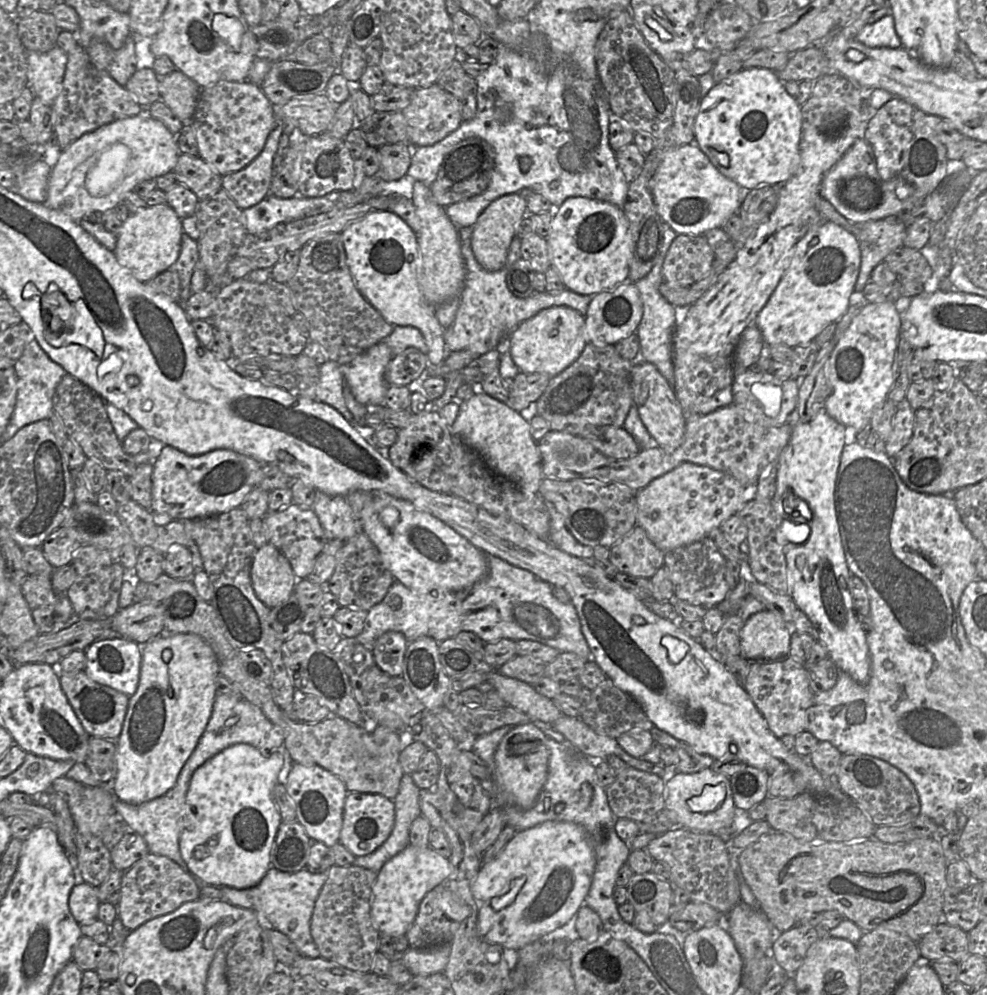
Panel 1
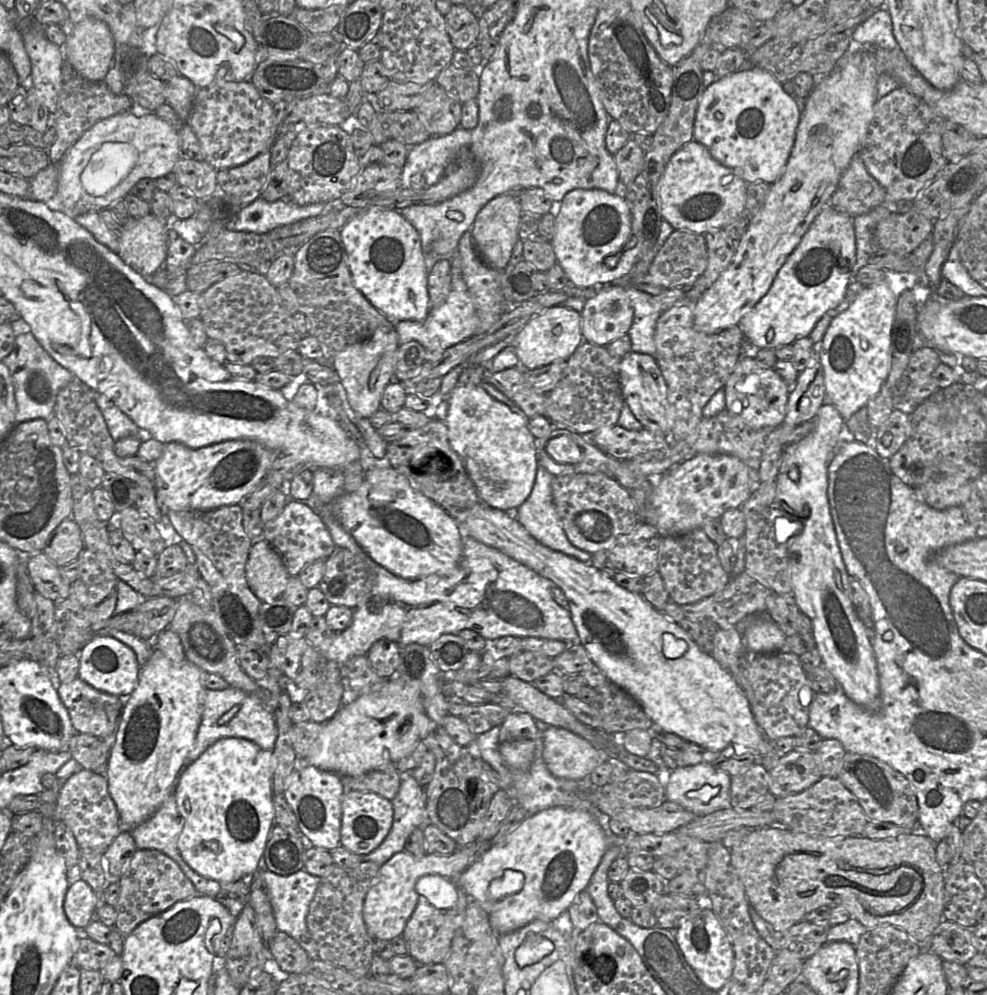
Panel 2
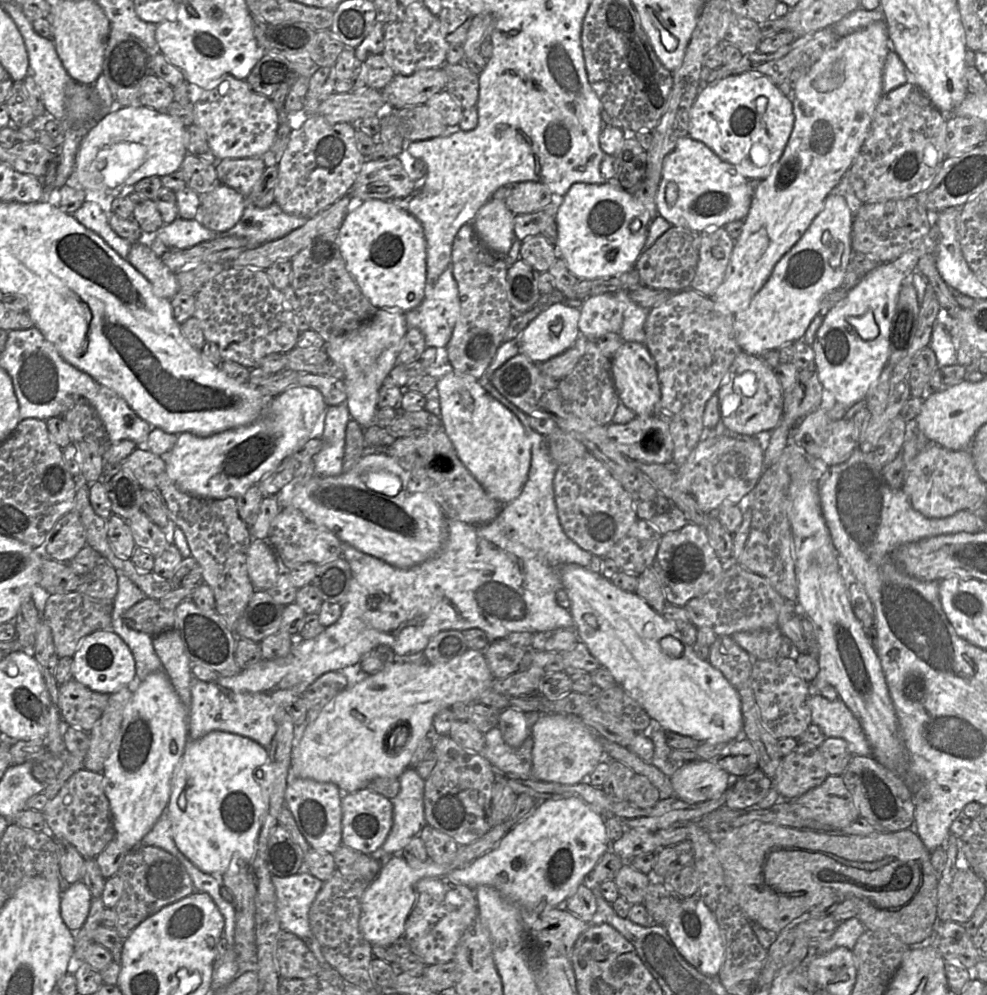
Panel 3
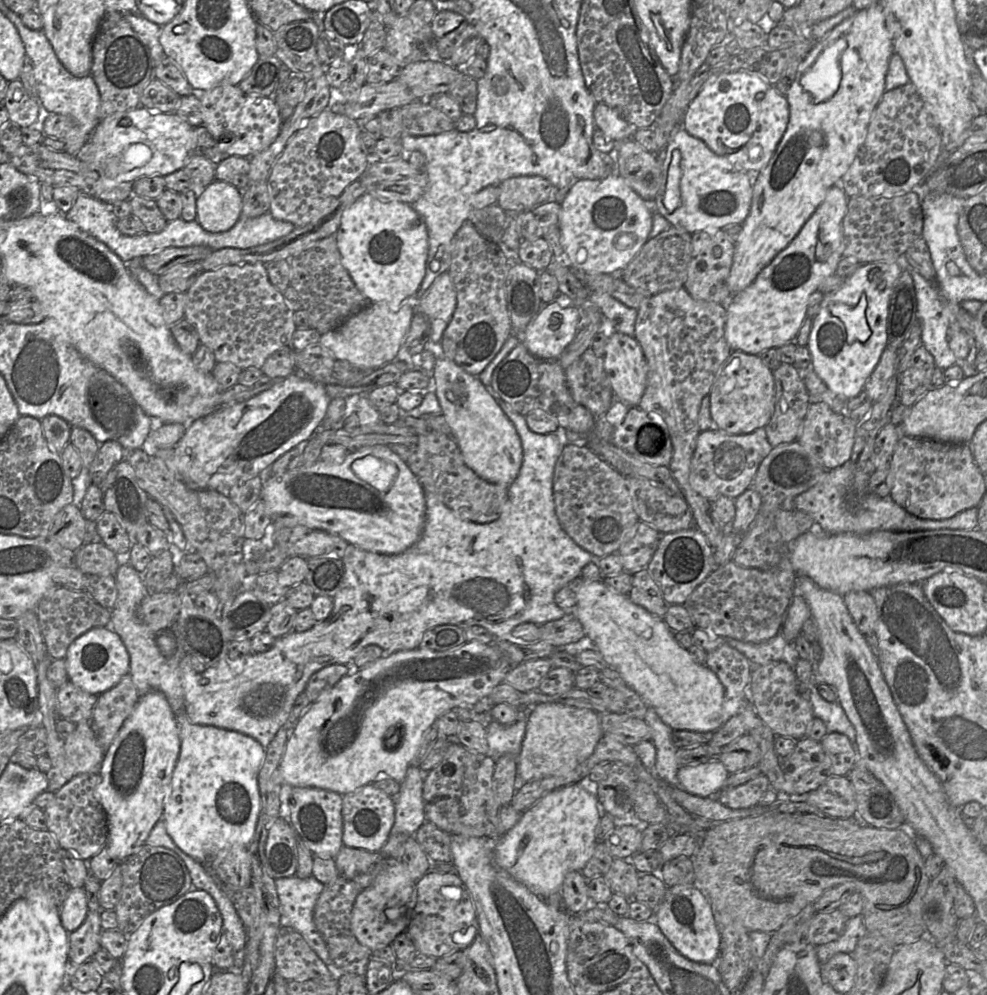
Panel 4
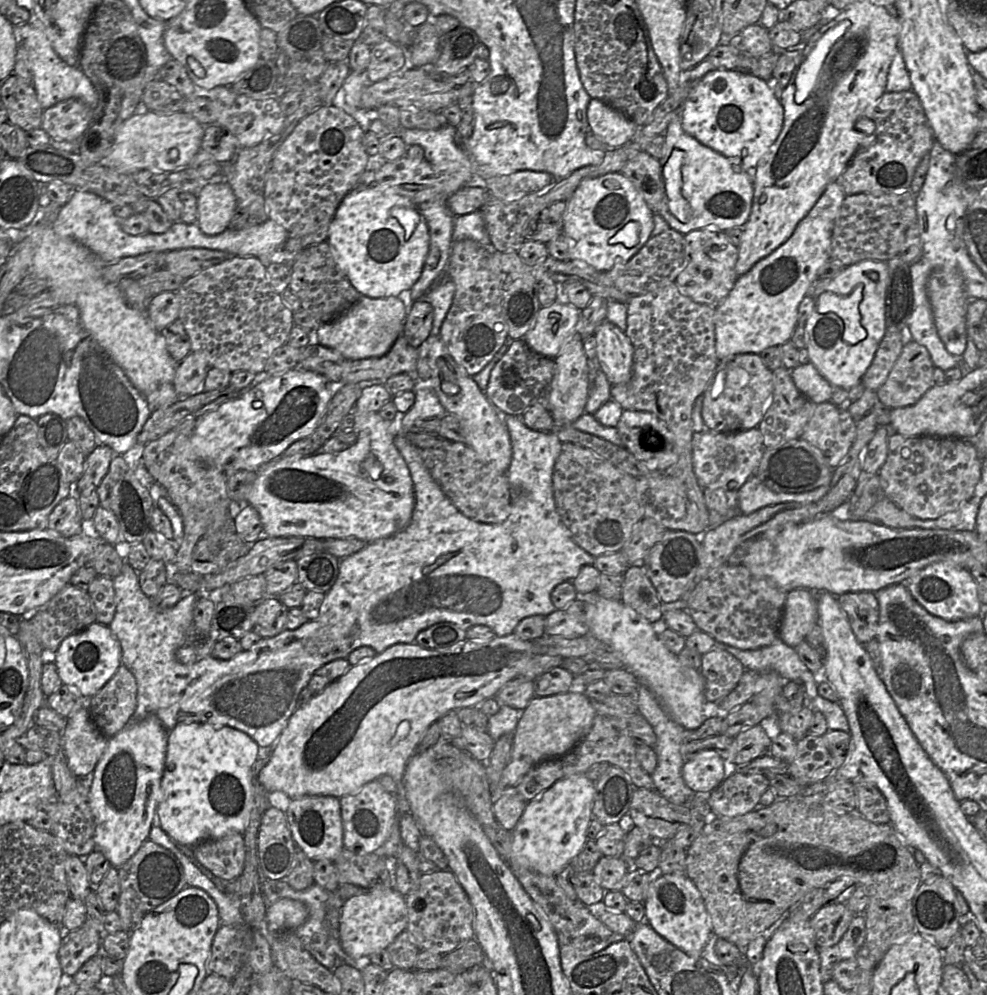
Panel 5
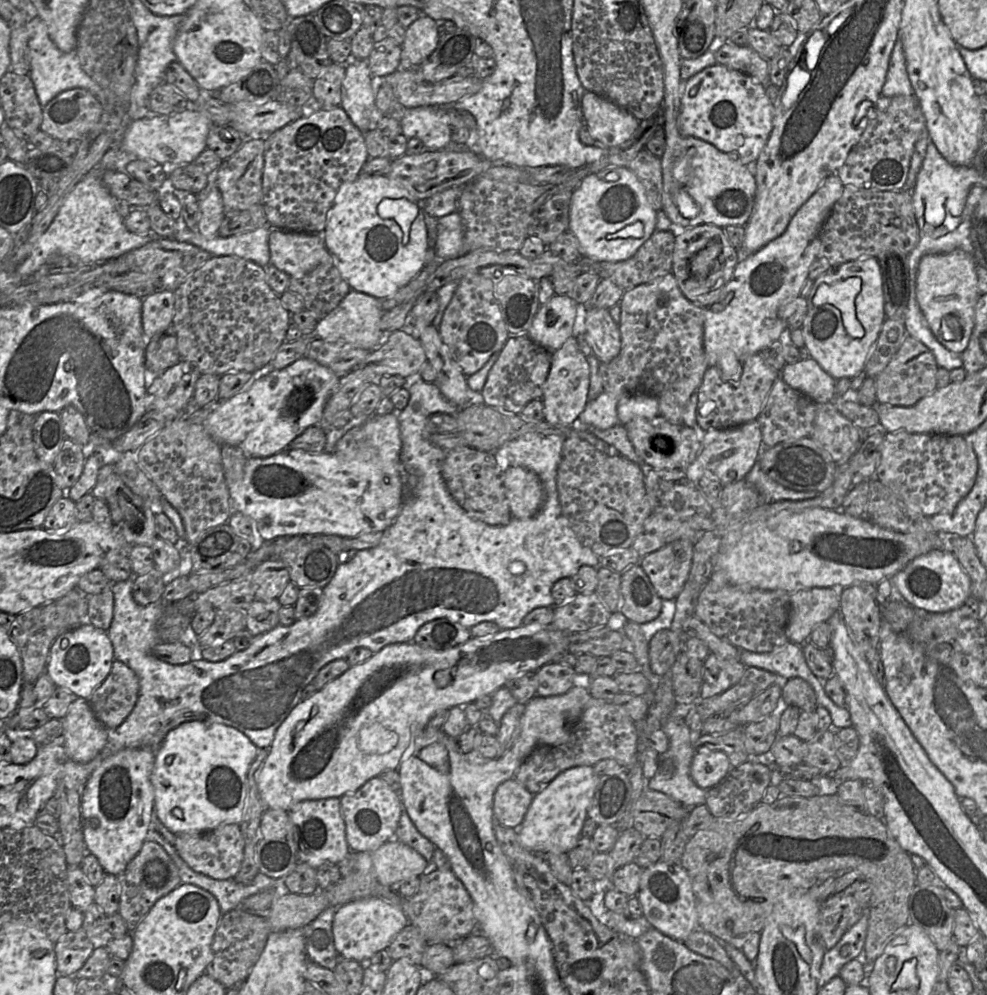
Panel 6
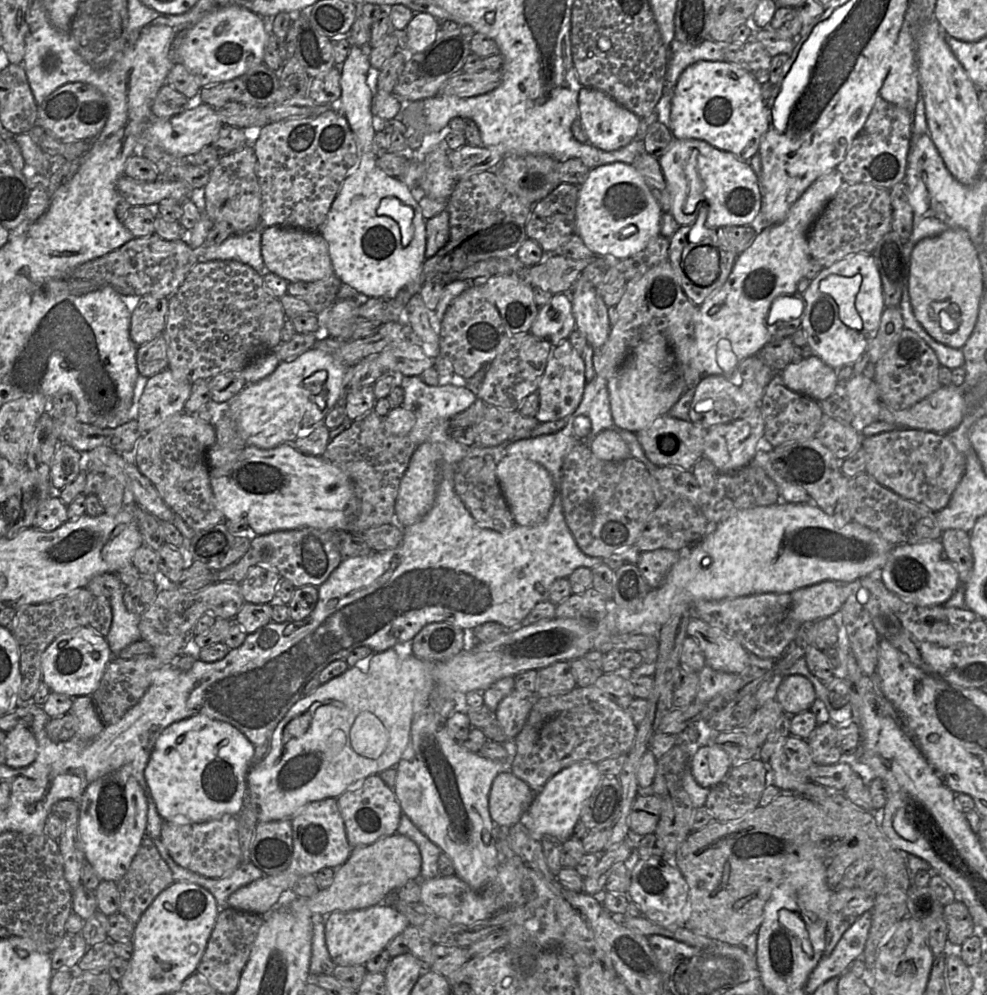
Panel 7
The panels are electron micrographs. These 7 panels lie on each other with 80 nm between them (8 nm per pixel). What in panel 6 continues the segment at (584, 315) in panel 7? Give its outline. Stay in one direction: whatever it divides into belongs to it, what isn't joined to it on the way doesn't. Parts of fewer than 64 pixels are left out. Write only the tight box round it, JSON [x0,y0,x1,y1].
[585,306,621,362]

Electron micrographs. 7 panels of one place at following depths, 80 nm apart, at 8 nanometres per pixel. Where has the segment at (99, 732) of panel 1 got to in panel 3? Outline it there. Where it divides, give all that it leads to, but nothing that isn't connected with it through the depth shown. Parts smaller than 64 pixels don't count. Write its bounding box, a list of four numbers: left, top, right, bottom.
[58,679,109,733]

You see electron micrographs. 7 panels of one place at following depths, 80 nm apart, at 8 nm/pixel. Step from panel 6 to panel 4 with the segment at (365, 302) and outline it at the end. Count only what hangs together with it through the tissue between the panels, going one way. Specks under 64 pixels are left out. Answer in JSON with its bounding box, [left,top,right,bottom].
[318,301,415,369]

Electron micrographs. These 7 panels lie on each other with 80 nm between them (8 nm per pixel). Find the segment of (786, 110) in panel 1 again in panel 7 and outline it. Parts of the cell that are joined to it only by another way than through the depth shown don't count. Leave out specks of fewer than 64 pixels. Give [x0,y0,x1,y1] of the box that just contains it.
[669,61,768,161]

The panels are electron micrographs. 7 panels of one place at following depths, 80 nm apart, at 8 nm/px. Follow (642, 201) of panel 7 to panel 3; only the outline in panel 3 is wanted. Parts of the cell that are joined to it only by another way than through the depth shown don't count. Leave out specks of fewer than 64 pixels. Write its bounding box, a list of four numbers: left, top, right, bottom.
[555,182,649,280]

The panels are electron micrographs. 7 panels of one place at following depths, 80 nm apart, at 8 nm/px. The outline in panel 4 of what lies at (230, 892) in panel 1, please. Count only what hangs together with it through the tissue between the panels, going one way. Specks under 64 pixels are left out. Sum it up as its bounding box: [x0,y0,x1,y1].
[275,875,333,970]

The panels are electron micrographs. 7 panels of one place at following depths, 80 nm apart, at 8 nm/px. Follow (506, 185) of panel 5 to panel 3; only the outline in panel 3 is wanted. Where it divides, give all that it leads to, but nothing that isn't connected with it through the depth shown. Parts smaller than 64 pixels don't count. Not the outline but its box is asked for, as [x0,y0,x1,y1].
[505,182,553,215]

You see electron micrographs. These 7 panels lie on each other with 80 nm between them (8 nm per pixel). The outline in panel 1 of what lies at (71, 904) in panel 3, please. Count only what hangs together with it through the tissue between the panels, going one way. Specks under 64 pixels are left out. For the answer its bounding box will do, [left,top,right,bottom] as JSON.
[68,882,100,925]

